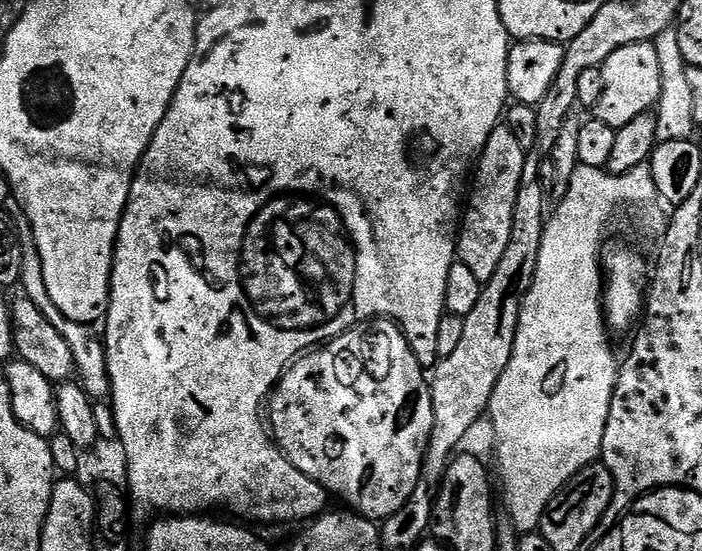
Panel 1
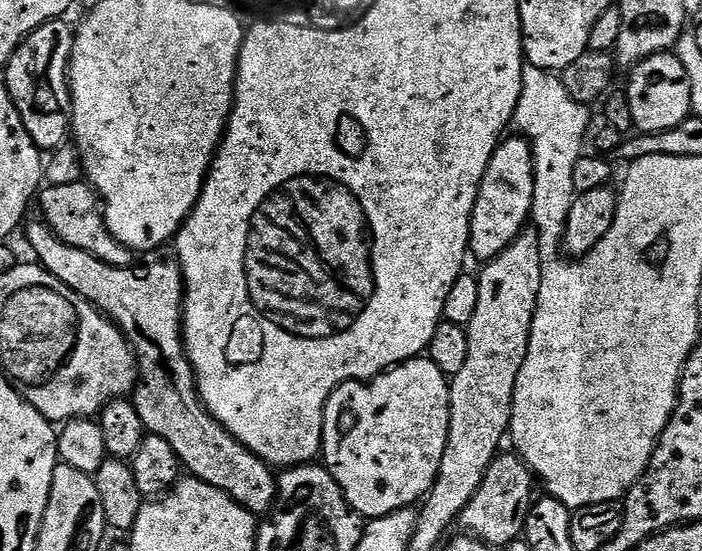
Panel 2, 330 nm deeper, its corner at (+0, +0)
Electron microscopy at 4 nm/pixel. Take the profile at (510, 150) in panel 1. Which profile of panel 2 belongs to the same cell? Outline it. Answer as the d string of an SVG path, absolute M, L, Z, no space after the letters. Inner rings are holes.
M519 134L510 136L501 139L494 150L474 202L468 250L480 262L487 262L502 254L502 250L506 250L506 246L510 246L510 242L529 225L532 214L536 185L536 175L532 169L532 145Z

